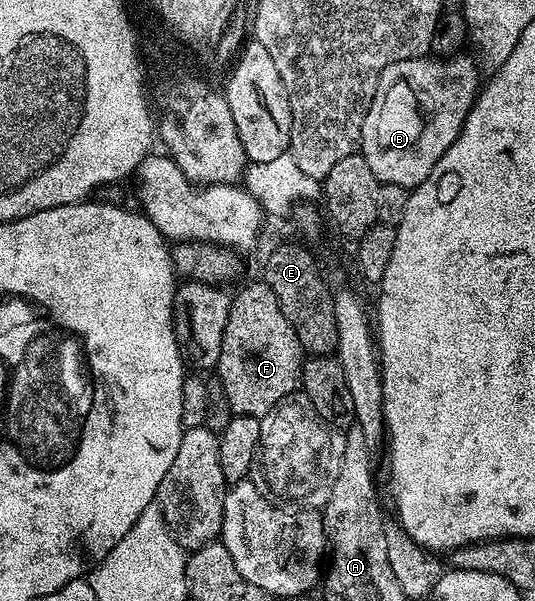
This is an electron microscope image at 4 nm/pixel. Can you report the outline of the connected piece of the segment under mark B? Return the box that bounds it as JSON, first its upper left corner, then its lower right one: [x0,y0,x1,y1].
[360,54,480,190]

